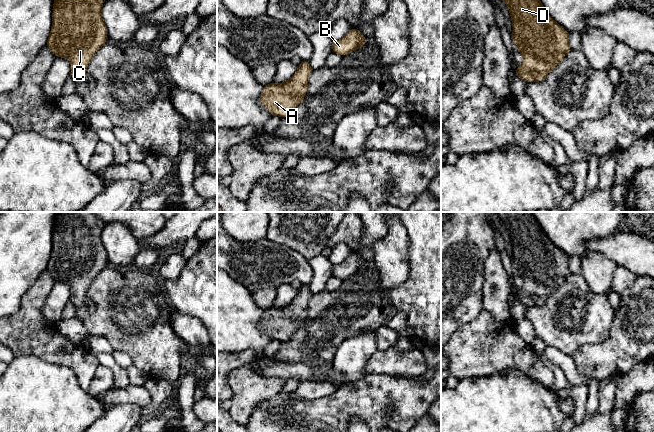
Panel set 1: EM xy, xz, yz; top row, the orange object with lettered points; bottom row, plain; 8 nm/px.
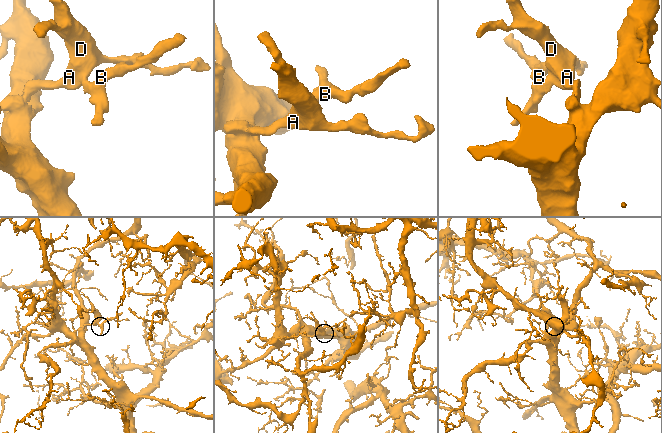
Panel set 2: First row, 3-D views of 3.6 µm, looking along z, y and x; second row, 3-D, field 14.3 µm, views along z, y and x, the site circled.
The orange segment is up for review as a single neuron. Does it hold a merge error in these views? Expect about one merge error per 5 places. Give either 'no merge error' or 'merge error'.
no merge error

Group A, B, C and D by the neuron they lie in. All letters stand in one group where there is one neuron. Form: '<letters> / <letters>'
A B C D

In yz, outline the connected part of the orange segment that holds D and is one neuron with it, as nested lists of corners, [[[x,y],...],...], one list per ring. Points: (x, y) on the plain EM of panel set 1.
[[[531,212],[496,213],[509,232],[514,269],[523,280],[523,287],[518,289],[515,298],[525,306],[540,306],[571,274],[570,257],[551,242]]]

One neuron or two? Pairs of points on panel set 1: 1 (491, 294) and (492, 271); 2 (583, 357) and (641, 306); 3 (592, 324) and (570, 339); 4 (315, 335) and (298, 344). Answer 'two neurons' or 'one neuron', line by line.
1: one neuron
2: one neuron
3: one neuron
4: one neuron

